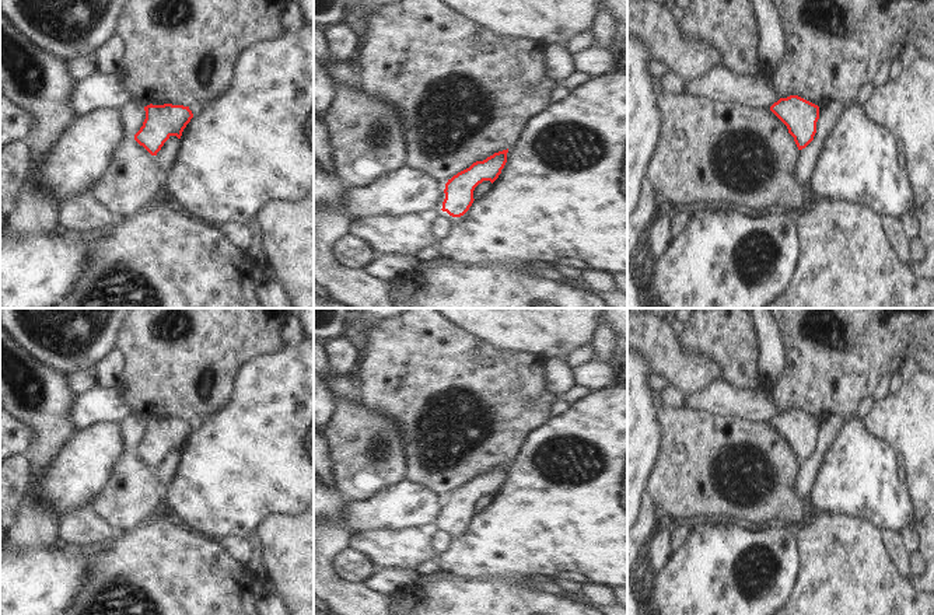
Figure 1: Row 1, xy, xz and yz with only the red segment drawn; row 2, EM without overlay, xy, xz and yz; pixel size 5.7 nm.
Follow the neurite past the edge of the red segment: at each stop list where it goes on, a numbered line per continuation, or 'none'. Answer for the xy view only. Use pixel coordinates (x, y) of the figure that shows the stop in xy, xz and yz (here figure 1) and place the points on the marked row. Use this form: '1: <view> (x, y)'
none.

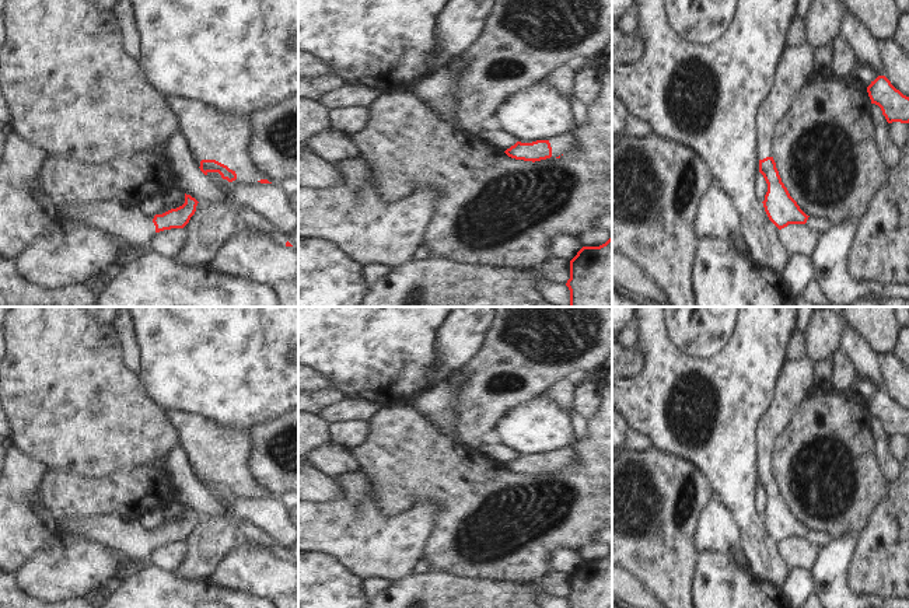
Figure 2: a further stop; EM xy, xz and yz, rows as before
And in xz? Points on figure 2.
1: xz (560, 144).

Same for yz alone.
1: yz (796, 66).

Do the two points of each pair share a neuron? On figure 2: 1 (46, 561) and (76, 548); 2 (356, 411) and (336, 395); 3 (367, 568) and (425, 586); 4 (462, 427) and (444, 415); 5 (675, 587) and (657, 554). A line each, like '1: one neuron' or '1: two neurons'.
1: one neuron
2: two neurons
3: two neurons
4: two neurons
5: one neuron

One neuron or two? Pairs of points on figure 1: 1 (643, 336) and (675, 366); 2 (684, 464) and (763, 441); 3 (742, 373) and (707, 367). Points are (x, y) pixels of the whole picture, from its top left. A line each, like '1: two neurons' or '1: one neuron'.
1: one neuron
2: one neuron
3: two neurons

